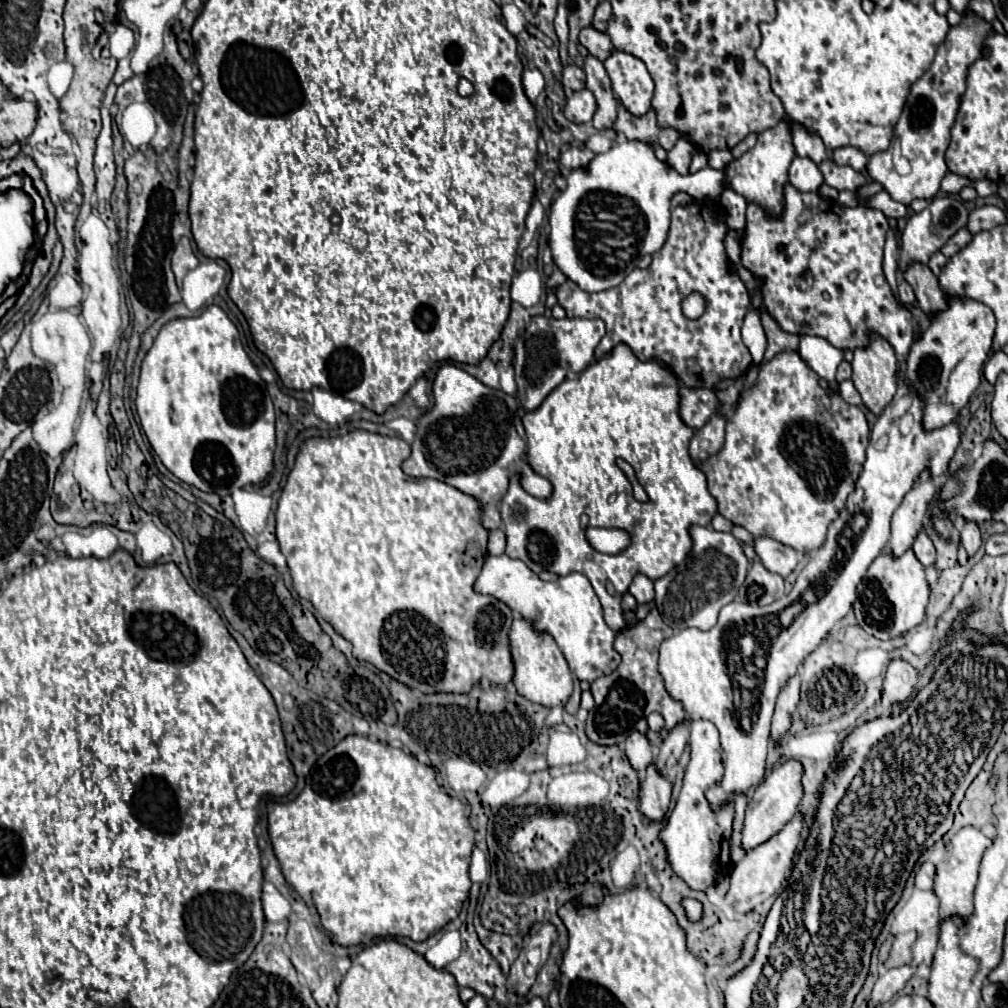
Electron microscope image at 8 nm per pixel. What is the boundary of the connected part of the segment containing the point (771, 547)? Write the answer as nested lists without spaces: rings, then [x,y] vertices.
[[[754,537],[754,551],[768,571],[774,571],[782,577],[788,577],[798,565],[798,553],[770,537]]]

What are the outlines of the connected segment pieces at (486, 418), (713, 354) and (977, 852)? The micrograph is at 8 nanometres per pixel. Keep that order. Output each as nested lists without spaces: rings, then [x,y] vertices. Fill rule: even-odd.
[[[442,365],[436,373],[436,379],[432,383],[432,395],[434,395],[434,405],[420,415],[418,419],[418,427],[416,427],[416,437],[412,443],[412,453],[410,457],[402,463],[402,471],[412,475],[412,477],[430,477],[430,479],[438,479],[444,481],[452,487],[456,487],[458,491],[474,497],[480,501],[482,509],[480,509],[480,519],[482,525],[490,531],[490,529],[498,529],[500,527],[500,513],[496,509],[496,503],[502,499],[502,495],[508,489],[508,481],[510,475],[520,471],[522,473],[522,487],[532,493],[534,497],[546,499],[552,493],[552,485],[536,475],[528,463],[524,461],[524,451],[526,451],[526,443],[522,441],[522,437],[518,435],[516,427],[514,427],[514,413],[516,413],[516,399],[512,395],[506,395],[500,389],[492,389],[486,387],[484,383],[480,383],[478,379],[474,379],[472,375],[468,375],[464,369],[456,367],[456,365]]]
[[[698,203],[682,205],[672,209],[672,225],[666,243],[660,251],[652,255],[652,265],[648,269],[634,269],[618,287],[600,291],[600,293],[588,293],[582,291],[574,281],[566,281],[556,289],[558,303],[566,309],[568,317],[600,317],[606,323],[606,335],[602,337],[600,345],[596,347],[596,359],[608,355],[612,347],[620,341],[624,341],[634,355],[640,361],[660,361],[668,365],[680,383],[688,387],[708,387],[712,389],[722,379],[738,379],[746,373],[746,369],[752,365],[752,355],[748,347],[742,343],[740,327],[744,321],[744,315],[750,307],[750,295],[746,291],[746,285],[738,279],[738,275],[728,273],[728,255],[724,249],[724,235],[726,235],[726,223],[716,219],[708,207],[708,225],[702,217],[702,207]],[[692,291],[698,291],[706,297],[710,303],[708,311],[710,317],[700,317],[696,321],[690,321],[682,315],[680,303],[682,295],[688,295]]]
[[[974,827],[960,829],[948,843],[946,843],[946,855],[942,863],[936,867],[936,879],[934,879],[934,893],[940,897],[940,917],[946,919],[950,915],[968,917],[973,913],[974,887],[978,881],[978,869],[984,851],[992,845],[992,839],[988,839],[982,831]]]

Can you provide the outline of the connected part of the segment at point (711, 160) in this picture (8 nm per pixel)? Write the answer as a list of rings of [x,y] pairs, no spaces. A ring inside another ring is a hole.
[[[726,149],[726,151],[708,151],[708,165],[718,169],[718,171],[726,171],[730,161],[732,161],[730,149]]]

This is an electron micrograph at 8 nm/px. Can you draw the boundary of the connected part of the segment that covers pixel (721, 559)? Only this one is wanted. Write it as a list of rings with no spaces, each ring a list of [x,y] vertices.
[[[692,525],[690,537],[694,545],[684,563],[654,581],[656,607],[664,623],[674,631],[688,627],[708,631],[710,627],[714,627],[720,609],[736,597],[740,585],[744,583],[748,559],[732,533],[720,533],[712,527]]]

